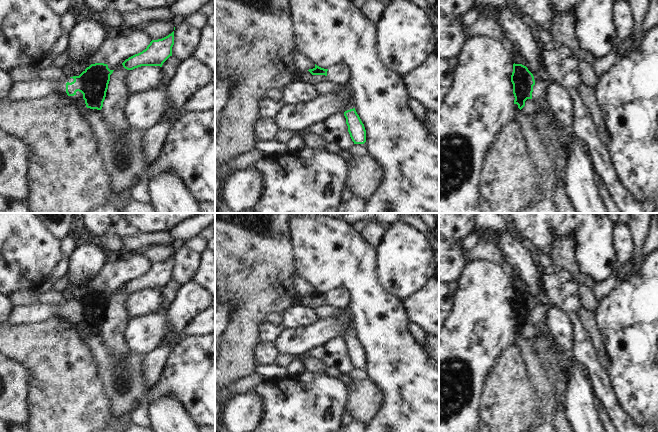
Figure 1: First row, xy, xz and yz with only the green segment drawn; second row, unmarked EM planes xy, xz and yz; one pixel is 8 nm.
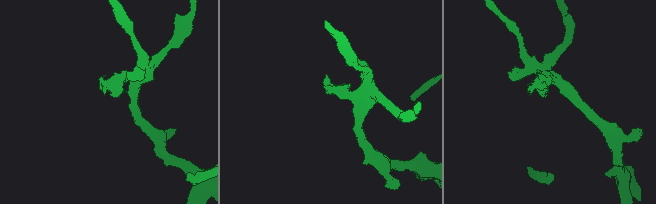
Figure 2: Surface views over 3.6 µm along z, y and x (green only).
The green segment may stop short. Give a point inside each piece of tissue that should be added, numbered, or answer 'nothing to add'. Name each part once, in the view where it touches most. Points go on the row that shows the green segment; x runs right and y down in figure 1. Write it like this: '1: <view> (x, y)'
nothing to add

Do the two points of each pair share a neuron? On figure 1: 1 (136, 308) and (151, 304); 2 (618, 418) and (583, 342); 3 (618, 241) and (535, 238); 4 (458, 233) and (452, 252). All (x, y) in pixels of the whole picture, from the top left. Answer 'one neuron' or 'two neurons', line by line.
1: one neuron
2: one neuron
3: two neurons
4: two neurons

